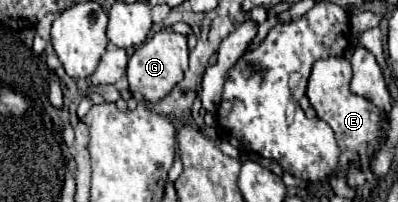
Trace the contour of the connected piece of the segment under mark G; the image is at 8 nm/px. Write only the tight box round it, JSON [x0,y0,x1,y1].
[127,29,189,101]

